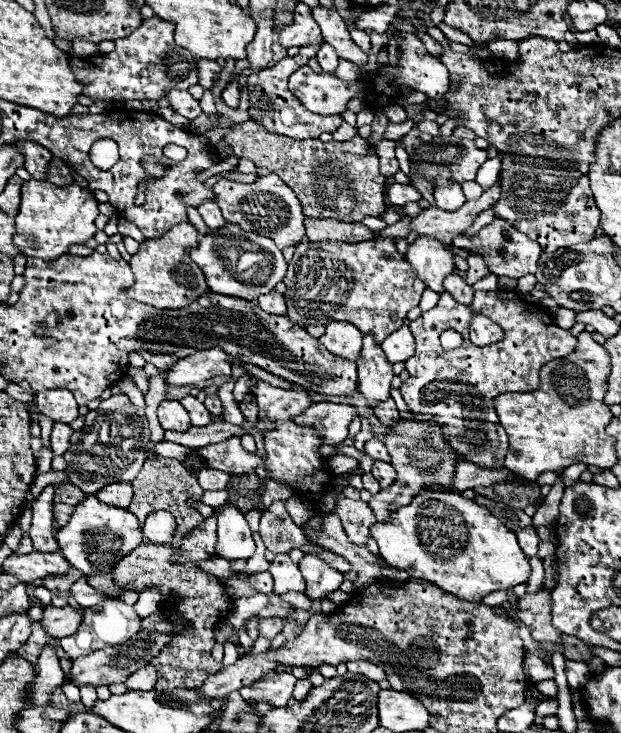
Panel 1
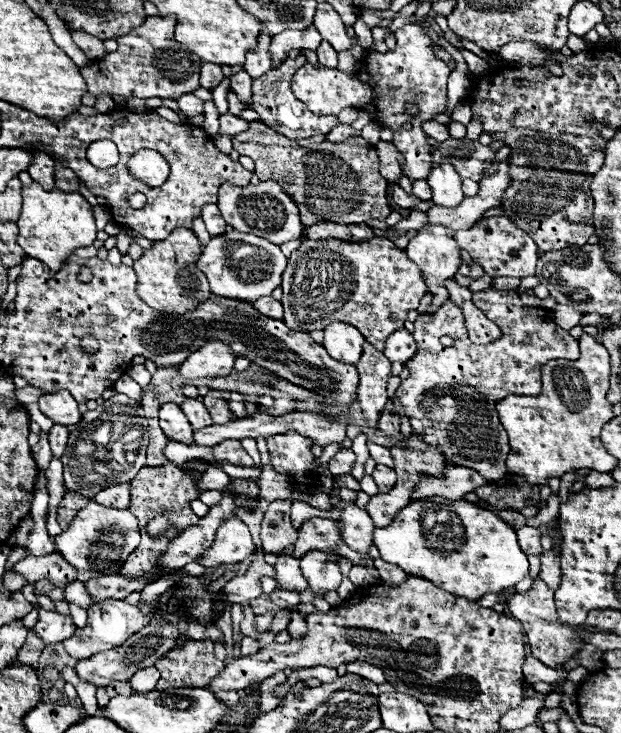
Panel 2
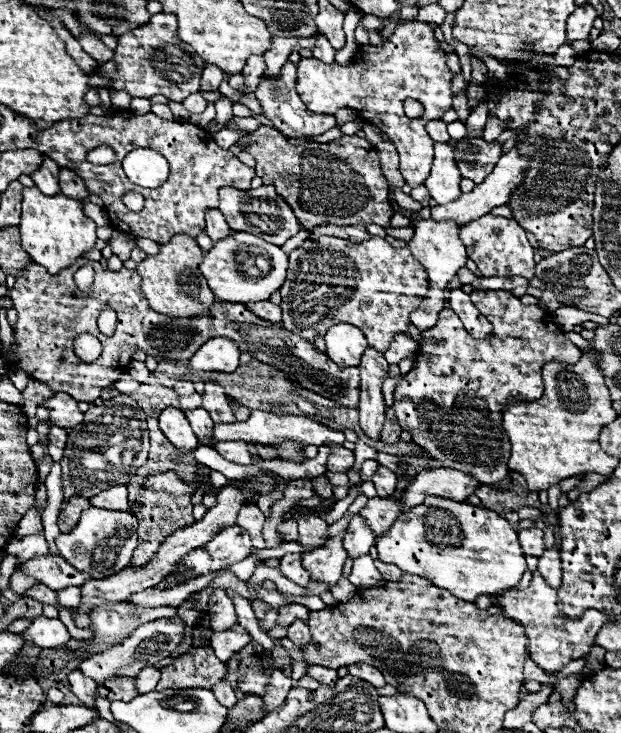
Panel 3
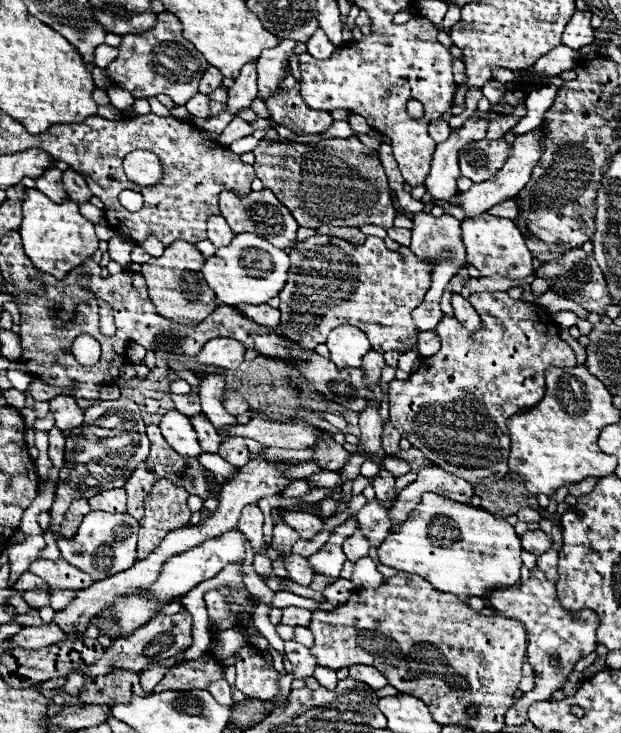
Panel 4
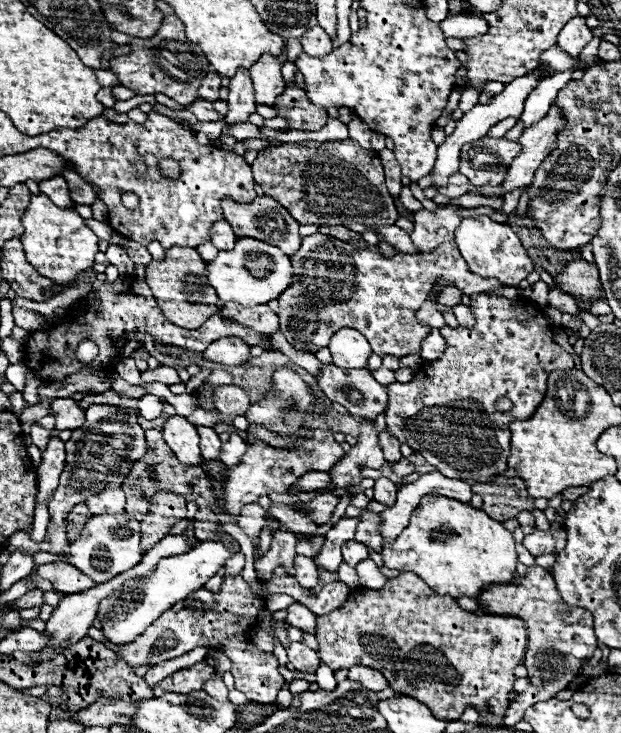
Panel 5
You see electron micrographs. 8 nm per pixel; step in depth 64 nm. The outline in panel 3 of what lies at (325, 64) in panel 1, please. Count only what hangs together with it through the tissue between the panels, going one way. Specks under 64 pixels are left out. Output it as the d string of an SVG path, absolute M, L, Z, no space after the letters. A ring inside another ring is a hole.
M316 34L316 46L312 48L312 54L314 54L314 58L322 60L324 64L326 64L326 62L328 62L328 64L332 64L332 62L334 62L334 54L336 54L336 50L328 44L326 36Z

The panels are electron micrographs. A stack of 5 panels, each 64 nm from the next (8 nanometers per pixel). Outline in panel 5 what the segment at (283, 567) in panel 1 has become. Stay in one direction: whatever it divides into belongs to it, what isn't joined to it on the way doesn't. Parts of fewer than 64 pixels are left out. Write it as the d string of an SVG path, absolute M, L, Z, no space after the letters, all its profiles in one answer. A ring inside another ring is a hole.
M298 554L294 560L294 568L296 568L296 580L304 588L314 588L318 584L318 566L314 564L312 558Z

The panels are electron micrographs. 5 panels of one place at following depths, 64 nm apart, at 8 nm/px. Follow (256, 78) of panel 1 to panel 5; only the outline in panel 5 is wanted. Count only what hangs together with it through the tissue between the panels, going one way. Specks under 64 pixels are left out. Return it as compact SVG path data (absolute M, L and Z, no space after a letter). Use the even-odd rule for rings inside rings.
M298 86L286 88L276 98L274 108L276 108L278 116L284 116L288 120L290 128L294 128L294 130L314 132L314 130L320 130L328 120L326 110L322 106L312 104L308 100L308 96L304 94L304 90L300 90Z

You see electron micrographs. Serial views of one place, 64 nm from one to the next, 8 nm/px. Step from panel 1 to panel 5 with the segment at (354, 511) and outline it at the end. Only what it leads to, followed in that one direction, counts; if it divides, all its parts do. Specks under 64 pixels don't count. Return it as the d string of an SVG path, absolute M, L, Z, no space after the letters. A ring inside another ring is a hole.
M352 540L352 542L344 544L342 554L344 554L344 562L346 562L348 566L356 568L356 564L358 564L358 562L362 562L362 560L366 560L366 558L368 558L368 548L364 548L364 544L360 544L360 542Z

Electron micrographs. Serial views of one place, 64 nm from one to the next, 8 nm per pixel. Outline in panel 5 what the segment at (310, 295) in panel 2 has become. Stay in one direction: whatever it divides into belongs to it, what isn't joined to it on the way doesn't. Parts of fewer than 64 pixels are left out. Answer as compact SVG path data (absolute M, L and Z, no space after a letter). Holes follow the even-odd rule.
M372 232L372 236L364 234L364 240L368 242L368 248L362 250L358 246L352 246L348 242L342 242L338 238L326 236L326 234L312 234L302 238L300 250L292 256L292 268L296 276L296 282L280 294L278 298L278 318L280 318L280 332L286 336L286 340L302 352L312 352L316 354L320 348L328 348L330 336L334 336L342 328L354 328L360 334L366 336L370 342L374 354L378 356L408 356L408 354L420 354L422 340L430 334L430 326L420 324L416 320L416 310L422 308L422 304L430 298L434 292L434 286L438 284L440 288L446 286L456 286L462 290L466 296L478 294L478 292L488 292L488 290L498 290L502 284L498 280L484 280L476 274L472 274L462 260L456 242L444 242L432 252L424 254L396 254L392 258L382 258L378 252L378 236Z

